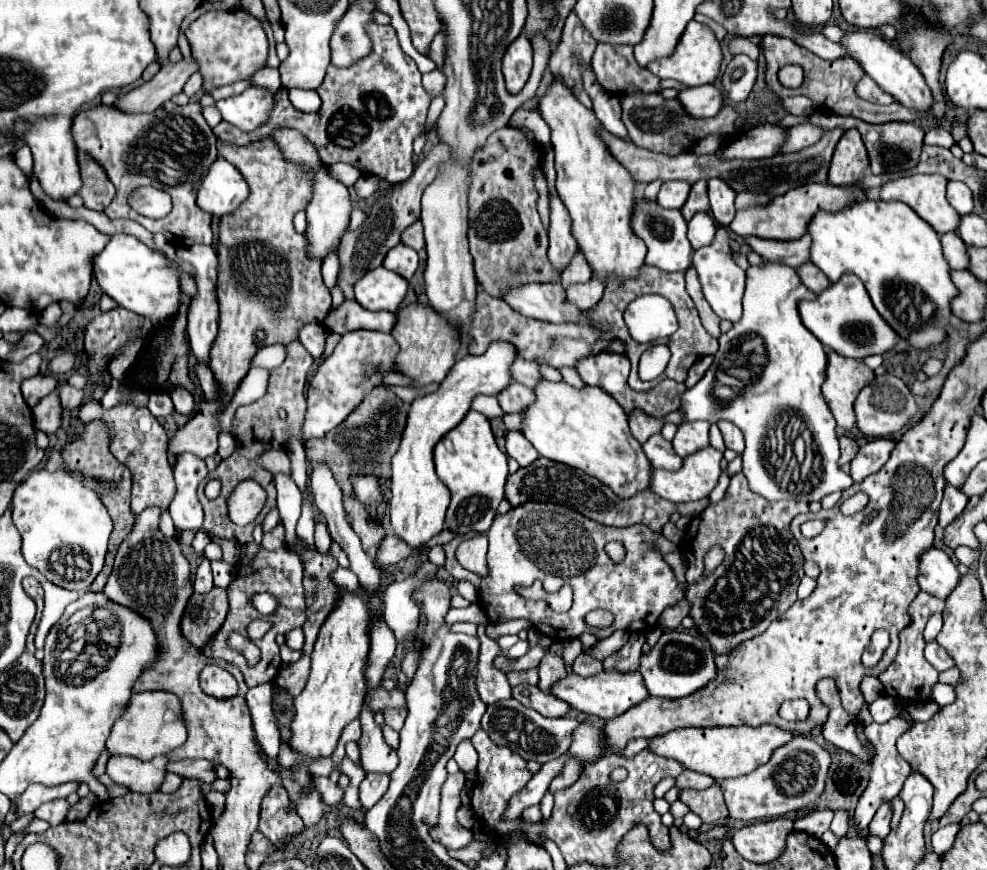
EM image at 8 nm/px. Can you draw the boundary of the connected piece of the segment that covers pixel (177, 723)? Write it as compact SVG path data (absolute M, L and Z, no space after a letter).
M168 691L134 693L124 715L114 723L106 747L112 755L130 755L140 761L150 761L156 755L166 755L186 741L186 727L182 725L180 699Z

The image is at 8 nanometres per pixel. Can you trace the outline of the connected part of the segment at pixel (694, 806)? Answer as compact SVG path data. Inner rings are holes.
M718 783L710 785L708 789L694 791L694 789L684 789L680 793L680 801L684 801L692 813L700 815L706 825L714 825L716 821L728 819L728 807L724 803L724 791L720 789Z

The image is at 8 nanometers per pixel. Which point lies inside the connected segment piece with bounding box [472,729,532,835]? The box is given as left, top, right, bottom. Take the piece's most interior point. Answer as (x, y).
(500, 772)

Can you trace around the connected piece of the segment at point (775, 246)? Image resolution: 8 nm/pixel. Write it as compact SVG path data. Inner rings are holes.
M808 235L794 241L770 241L760 237L746 237L746 241L760 257L766 257L766 261L784 263L794 269L804 265L804 261L810 261L812 239Z

